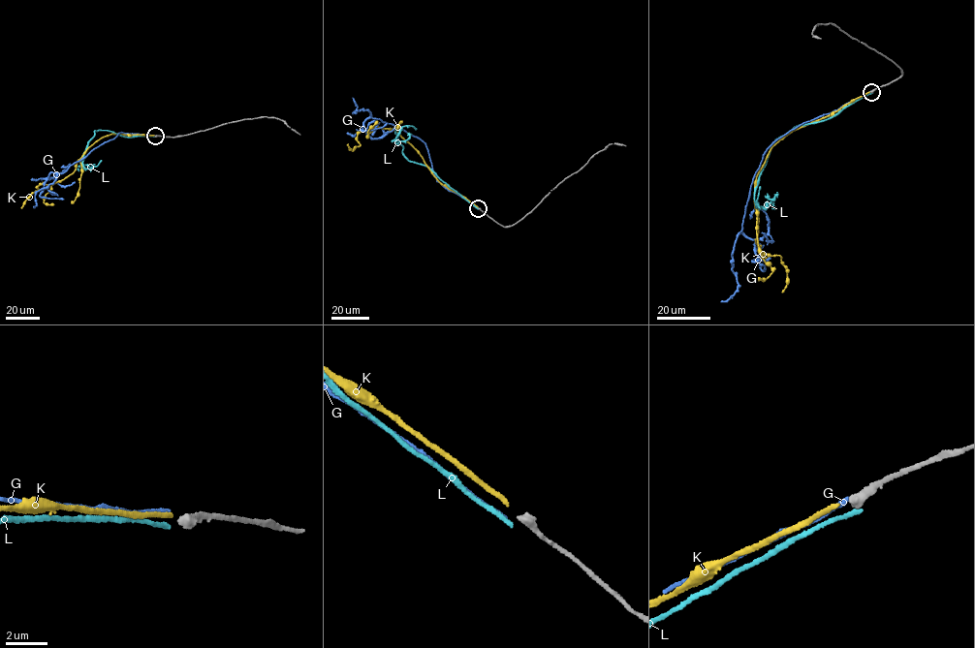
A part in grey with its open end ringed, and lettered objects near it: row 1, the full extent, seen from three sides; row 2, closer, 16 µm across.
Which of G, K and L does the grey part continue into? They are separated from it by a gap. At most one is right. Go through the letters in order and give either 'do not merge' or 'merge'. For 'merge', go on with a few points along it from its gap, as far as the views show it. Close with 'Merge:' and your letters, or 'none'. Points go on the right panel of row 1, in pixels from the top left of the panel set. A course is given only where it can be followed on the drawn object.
G: do not merge
K: do not merge
L: do not merge
Merge: none

